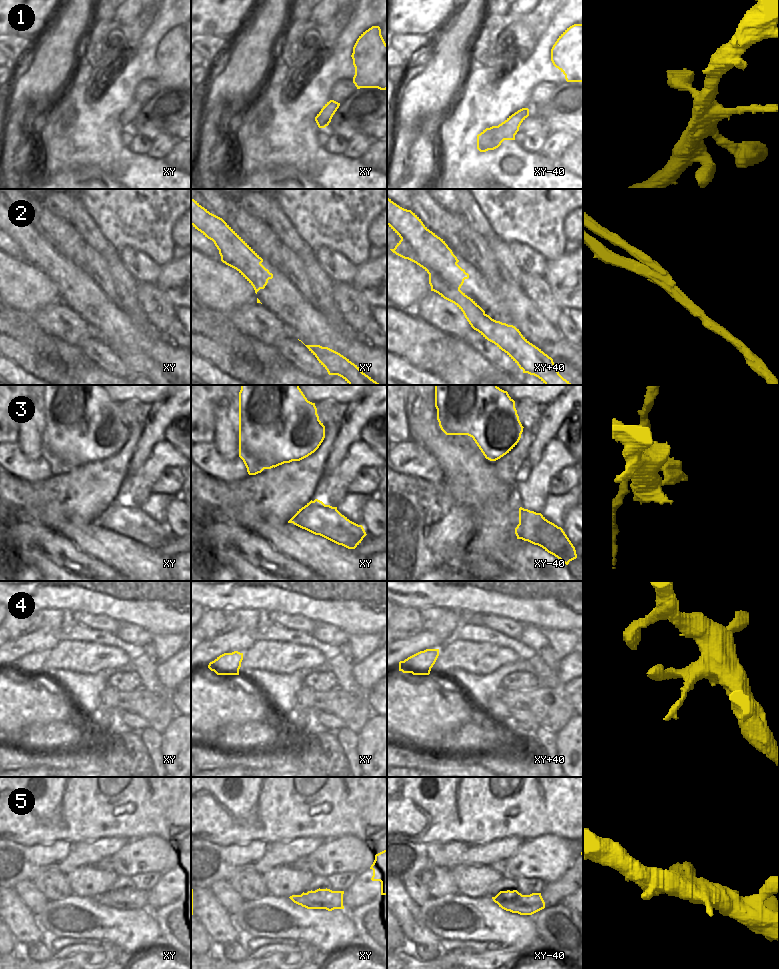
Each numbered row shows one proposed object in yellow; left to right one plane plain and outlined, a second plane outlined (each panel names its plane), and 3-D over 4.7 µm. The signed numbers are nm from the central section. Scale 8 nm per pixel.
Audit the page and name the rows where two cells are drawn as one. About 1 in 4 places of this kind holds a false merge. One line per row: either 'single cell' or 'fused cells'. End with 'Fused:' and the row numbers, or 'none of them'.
1: single cell
2: fused cells
3: fused cells
4: single cell
5: fused cells
Fused: 2, 3, 5

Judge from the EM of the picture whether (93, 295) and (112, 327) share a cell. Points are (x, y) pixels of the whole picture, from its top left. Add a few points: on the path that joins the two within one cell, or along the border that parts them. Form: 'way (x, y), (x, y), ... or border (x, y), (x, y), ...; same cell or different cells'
border (105, 295), (92, 307), (97, 326); different cells

